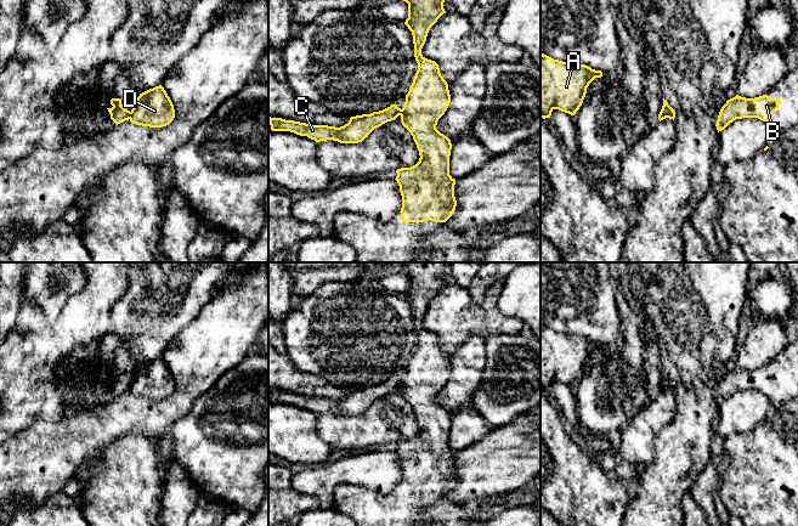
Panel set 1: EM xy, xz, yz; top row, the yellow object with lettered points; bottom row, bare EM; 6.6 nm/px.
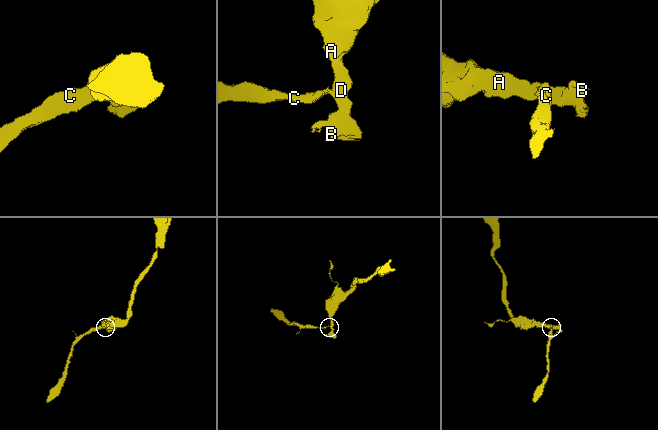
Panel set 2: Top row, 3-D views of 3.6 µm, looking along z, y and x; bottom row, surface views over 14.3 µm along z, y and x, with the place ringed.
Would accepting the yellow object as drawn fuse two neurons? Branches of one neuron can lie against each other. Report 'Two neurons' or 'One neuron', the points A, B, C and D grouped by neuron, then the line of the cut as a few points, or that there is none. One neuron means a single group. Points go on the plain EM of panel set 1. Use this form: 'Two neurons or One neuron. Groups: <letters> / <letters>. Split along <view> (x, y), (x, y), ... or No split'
Two neurons. Groups: A B D / C. Split along xy (129, 384), (130, 390)

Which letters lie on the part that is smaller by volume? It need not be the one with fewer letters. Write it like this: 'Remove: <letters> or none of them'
Remove: C

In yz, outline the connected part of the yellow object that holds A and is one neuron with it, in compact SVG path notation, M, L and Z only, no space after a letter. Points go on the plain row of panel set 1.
M541 327L541 390L550 390L554 381L575 388L583 375L587 360L595 350L601 350L602 344L592 341L585 336L567 335Z

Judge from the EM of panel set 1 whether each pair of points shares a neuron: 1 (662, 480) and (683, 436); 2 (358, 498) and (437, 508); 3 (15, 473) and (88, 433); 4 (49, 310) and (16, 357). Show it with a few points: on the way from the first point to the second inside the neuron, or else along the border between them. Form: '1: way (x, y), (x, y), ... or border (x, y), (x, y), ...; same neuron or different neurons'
1: way (673, 469), (677, 465), (683, 447); same neuron
2: way (378, 504), (418, 504); same neuron
3: way (33, 463), (69, 446); same neuron
4: border (68, 299), (51, 321), (33, 303), (23, 300); different neurons

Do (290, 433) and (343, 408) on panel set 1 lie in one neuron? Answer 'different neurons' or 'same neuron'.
same neuron

